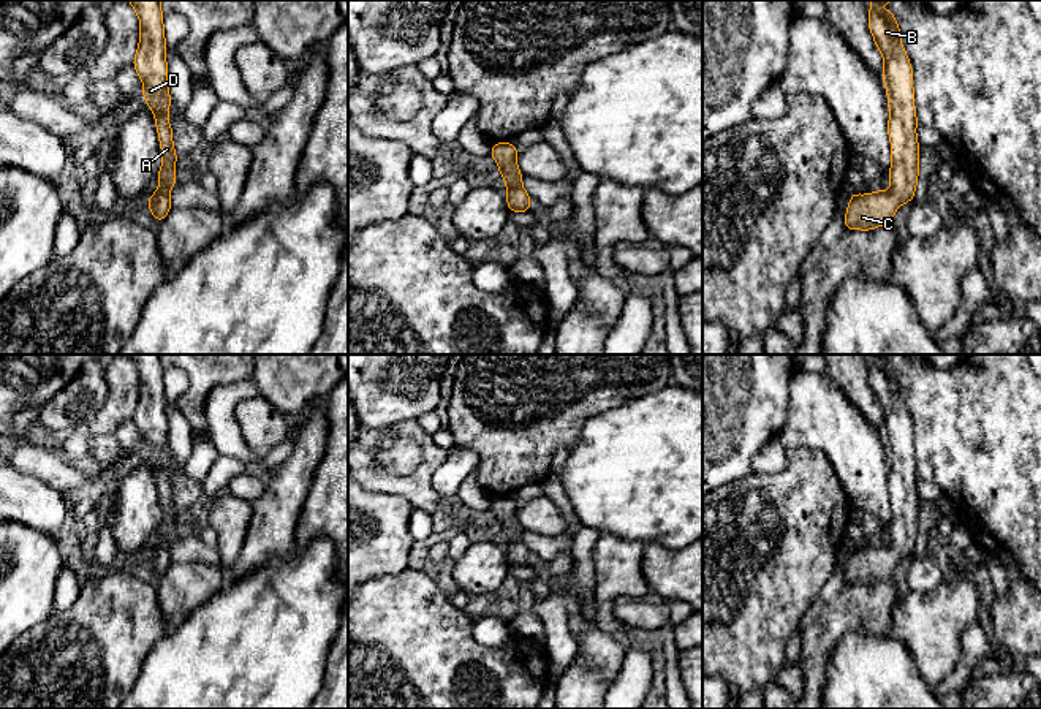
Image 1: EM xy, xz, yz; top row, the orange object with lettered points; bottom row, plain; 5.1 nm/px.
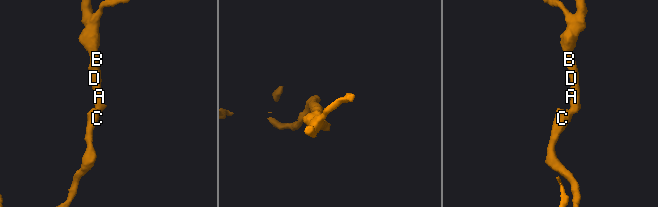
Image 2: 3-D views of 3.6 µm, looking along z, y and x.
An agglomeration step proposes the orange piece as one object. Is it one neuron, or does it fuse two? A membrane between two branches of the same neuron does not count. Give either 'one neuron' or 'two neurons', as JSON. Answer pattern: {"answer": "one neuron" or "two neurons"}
{"answer": "one neuron"}

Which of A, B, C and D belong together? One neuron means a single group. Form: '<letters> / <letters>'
A B C D

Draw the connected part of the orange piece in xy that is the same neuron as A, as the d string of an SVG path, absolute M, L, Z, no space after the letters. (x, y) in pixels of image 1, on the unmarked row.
M127 354L133 359L141 378L139 400L133 415L138 430L142 434L142 451L147 461L153 465L155 481L160 492L163 519L157 532L160 541L147 554L155 574L163 576L172 563L169 546L177 538L176 514L177 508L172 499L172 483L168 476L168 464L171 451L168 445L168 419L166 419L166 396L163 383L161 354Z

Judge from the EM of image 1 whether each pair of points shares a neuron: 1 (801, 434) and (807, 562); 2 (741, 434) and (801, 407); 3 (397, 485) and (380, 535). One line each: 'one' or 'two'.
1: two
2: two
3: two

